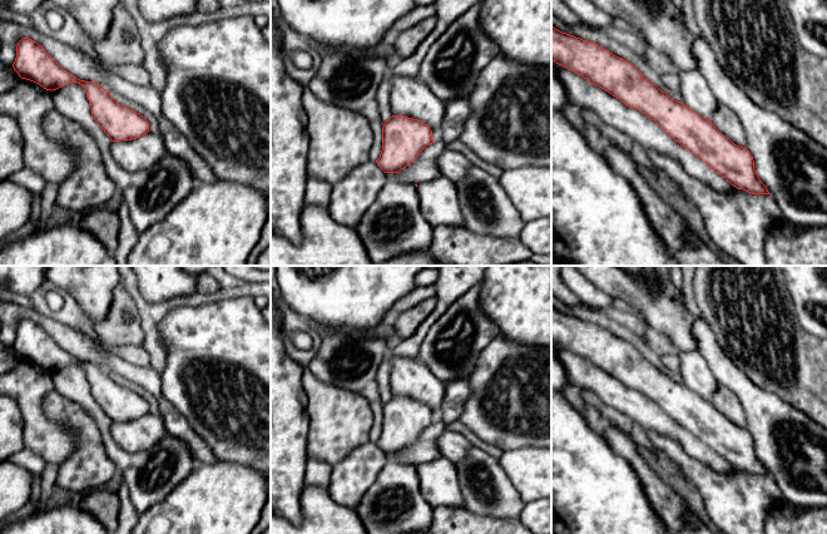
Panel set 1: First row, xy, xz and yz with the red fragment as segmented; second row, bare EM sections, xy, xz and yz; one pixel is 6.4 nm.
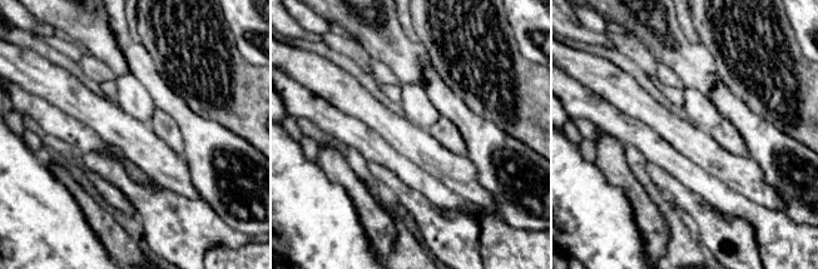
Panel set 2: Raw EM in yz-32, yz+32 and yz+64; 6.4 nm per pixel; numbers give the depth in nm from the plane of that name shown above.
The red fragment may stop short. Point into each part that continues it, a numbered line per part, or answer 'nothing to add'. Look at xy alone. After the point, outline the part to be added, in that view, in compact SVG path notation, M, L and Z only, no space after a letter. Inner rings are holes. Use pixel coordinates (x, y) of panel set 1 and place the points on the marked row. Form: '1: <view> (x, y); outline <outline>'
1: xy (144, 152); outline M148 132L137 139L112 142L110 153L123 169L138 172L155 165L167 150L163 138Z

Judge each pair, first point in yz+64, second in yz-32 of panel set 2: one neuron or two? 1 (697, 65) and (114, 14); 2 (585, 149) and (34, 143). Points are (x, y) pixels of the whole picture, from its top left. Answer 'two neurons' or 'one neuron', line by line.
1: two neurons
2: one neuron

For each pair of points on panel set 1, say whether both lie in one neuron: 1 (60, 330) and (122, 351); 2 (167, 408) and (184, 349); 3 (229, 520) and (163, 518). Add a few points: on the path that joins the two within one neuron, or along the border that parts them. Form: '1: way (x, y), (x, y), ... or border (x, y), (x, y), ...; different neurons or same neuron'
1: border (110, 352), (137, 366); different neurons
2: border (161, 374), (161, 391), (163, 396), (188, 423); different neurons
3: way (213, 520), (179, 520); same neuron

